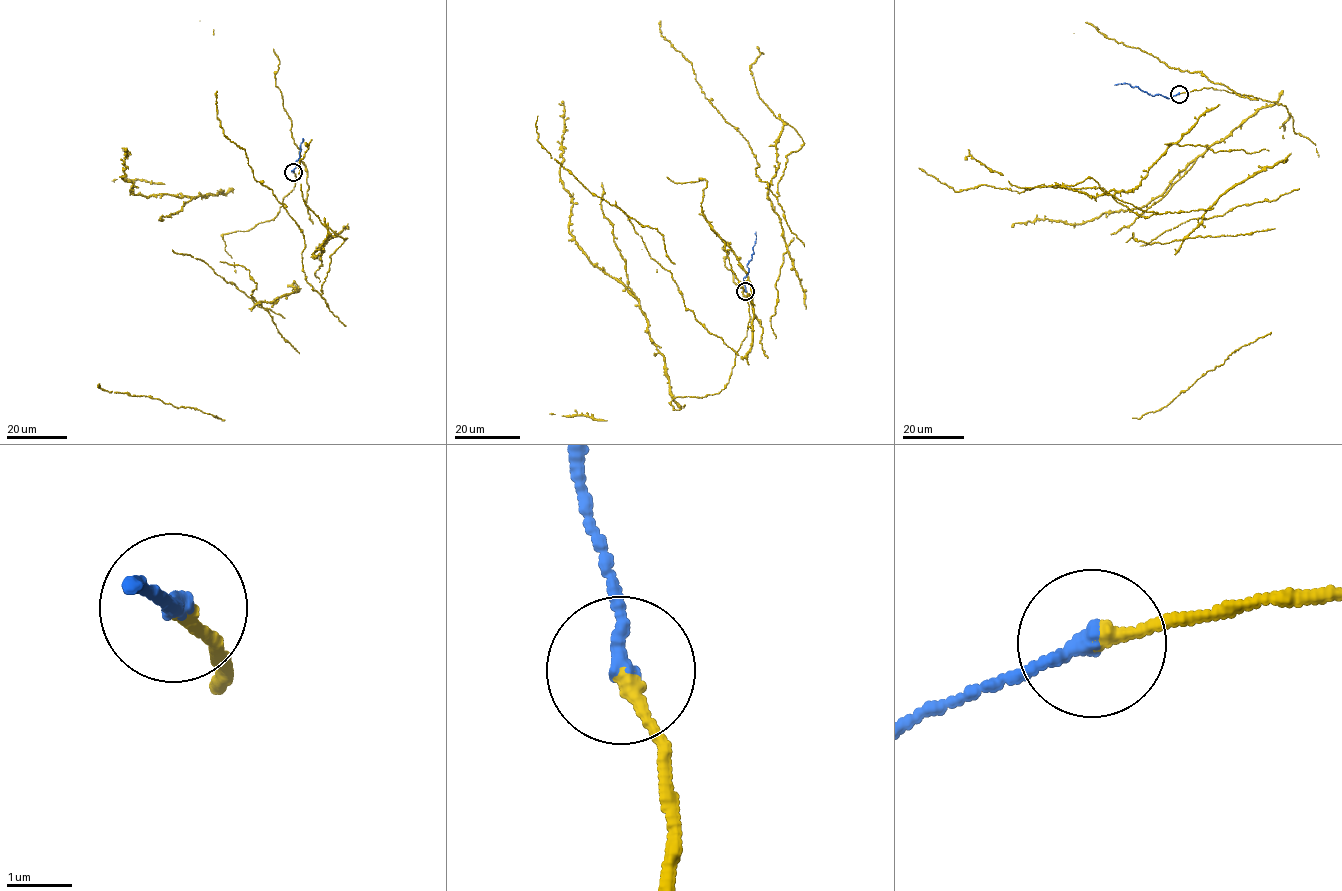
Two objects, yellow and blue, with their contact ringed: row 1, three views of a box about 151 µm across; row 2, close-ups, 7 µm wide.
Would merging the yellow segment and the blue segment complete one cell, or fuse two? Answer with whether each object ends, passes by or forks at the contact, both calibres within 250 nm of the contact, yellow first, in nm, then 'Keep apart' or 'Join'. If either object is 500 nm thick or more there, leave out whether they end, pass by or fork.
At the ring yellow ends. At the ring blue ends. Thickness 240 nm (yellow) against 220 nm. Join

